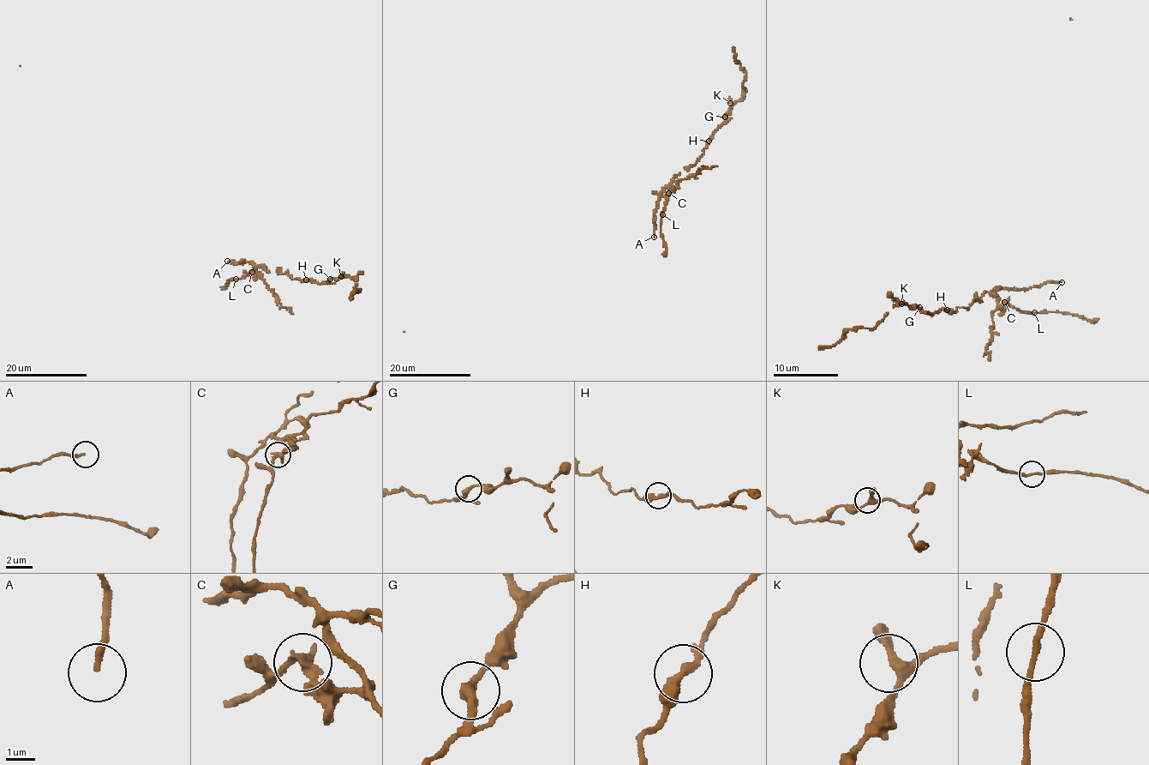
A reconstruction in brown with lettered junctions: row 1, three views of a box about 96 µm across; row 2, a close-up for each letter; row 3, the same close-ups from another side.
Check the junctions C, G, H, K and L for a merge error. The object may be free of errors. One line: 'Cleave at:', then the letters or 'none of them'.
Cleave at: C

